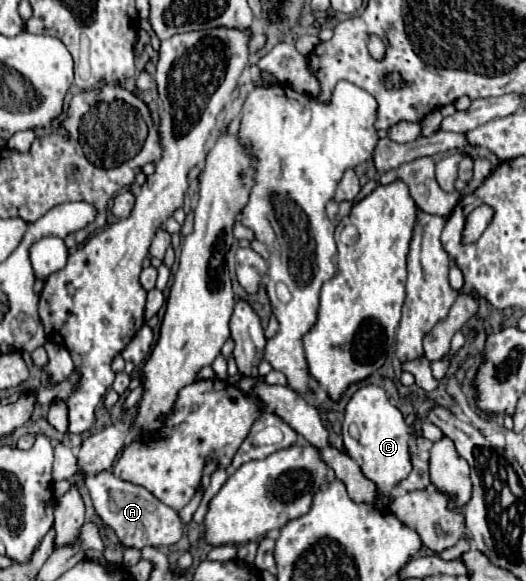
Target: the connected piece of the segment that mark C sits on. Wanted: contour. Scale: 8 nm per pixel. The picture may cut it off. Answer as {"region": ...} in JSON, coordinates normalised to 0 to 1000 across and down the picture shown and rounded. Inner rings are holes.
{"region":[[[690,664],[667,682],[656,702],[652,761],[660,781],[683,799],[690,816],[717,833],[717,843],[724,843],[724,857],[732,857],[732,867],[740,867],[743,840],[755,836],[755,830],[762,830],[766,823],[774,823],[781,809],[778,737],[770,730],[766,713],[740,692],[724,664]],[[663,730],[679,730],[679,750],[663,747]]]}

